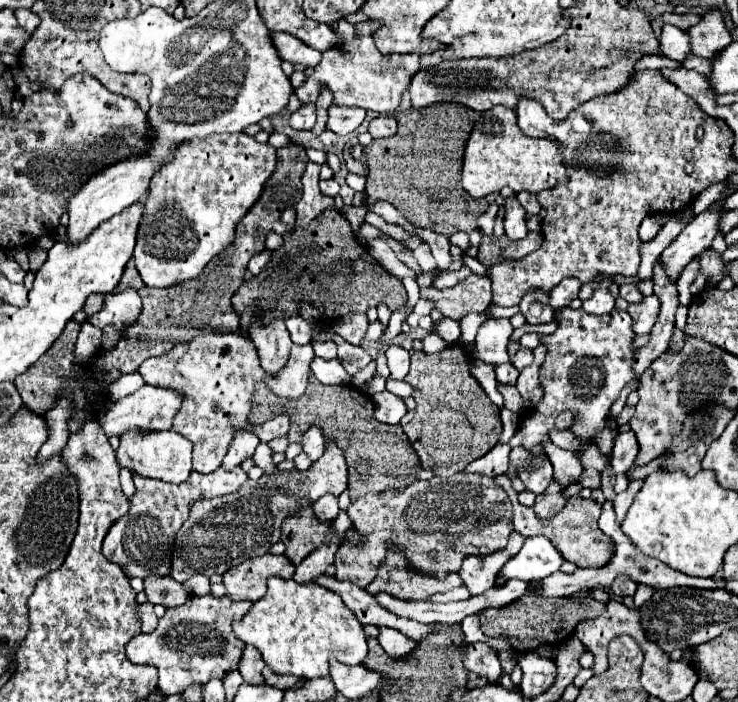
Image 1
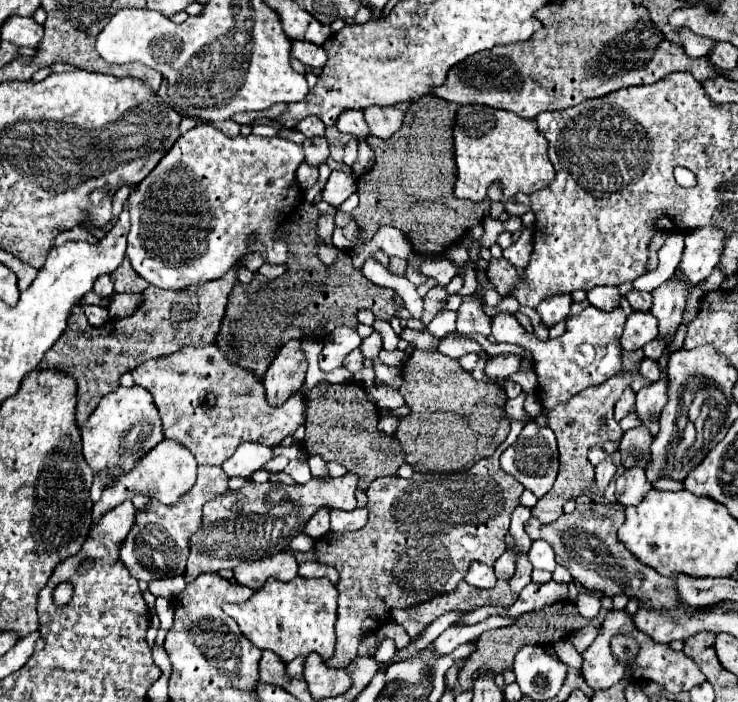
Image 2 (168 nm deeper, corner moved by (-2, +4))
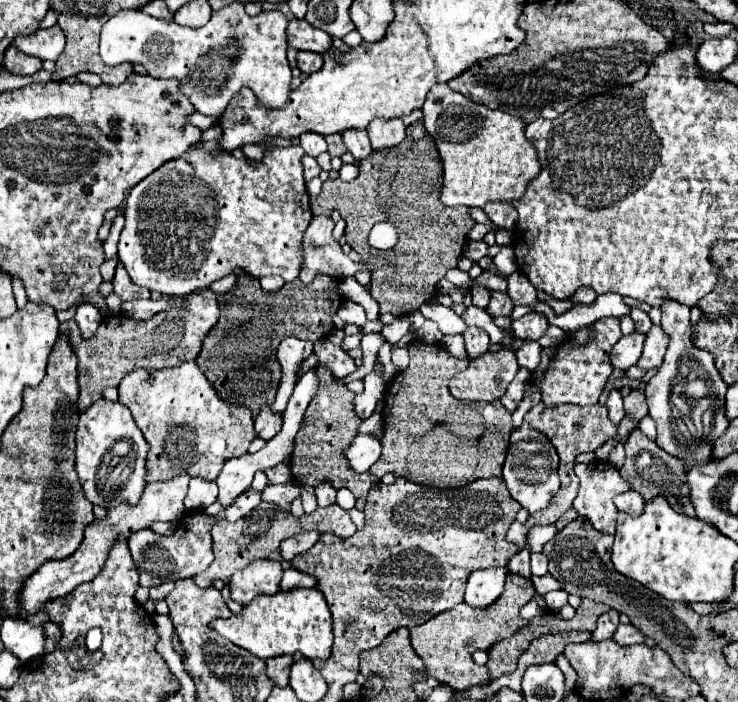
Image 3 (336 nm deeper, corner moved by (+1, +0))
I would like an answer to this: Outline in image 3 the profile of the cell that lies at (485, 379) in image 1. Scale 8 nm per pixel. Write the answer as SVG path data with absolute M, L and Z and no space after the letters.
M447 334L443 336L443 346L455 356L455 358L467 358L467 352L465 352L465 344L463 344L463 336L461 334Z

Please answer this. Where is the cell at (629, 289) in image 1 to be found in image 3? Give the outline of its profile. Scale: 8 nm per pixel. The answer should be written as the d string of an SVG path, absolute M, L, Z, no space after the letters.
M631 308L631 314L629 314L635 322L635 330L641 332L641 334L647 334L651 330L651 320L647 316L647 312L639 310L639 308Z

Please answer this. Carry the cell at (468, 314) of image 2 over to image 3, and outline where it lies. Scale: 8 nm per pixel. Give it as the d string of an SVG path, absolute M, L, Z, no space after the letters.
M473 326L467 328L463 338L465 338L465 350L467 350L469 358L479 358L479 354L489 352L489 348L491 348L489 334L485 334L479 328L473 328Z

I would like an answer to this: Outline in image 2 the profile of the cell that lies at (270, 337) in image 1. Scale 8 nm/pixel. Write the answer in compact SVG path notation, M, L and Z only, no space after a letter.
M290 340L270 362L264 374L264 386L268 402L282 404L292 392L300 390L306 376L306 356L300 348L300 340Z

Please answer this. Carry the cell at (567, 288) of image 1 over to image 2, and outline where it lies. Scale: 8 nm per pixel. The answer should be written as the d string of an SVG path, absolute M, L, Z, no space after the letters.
M556 294L556 296L540 302L540 306L536 310L538 310L542 322L550 328L552 324L564 320L570 314L570 306L572 306L572 296L570 294Z

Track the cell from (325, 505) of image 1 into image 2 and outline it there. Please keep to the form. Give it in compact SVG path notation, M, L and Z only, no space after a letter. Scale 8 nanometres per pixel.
M324 506L322 510L316 510L316 514L308 520L308 524L304 528L304 534L318 540L328 532L328 524L330 524L330 510Z

